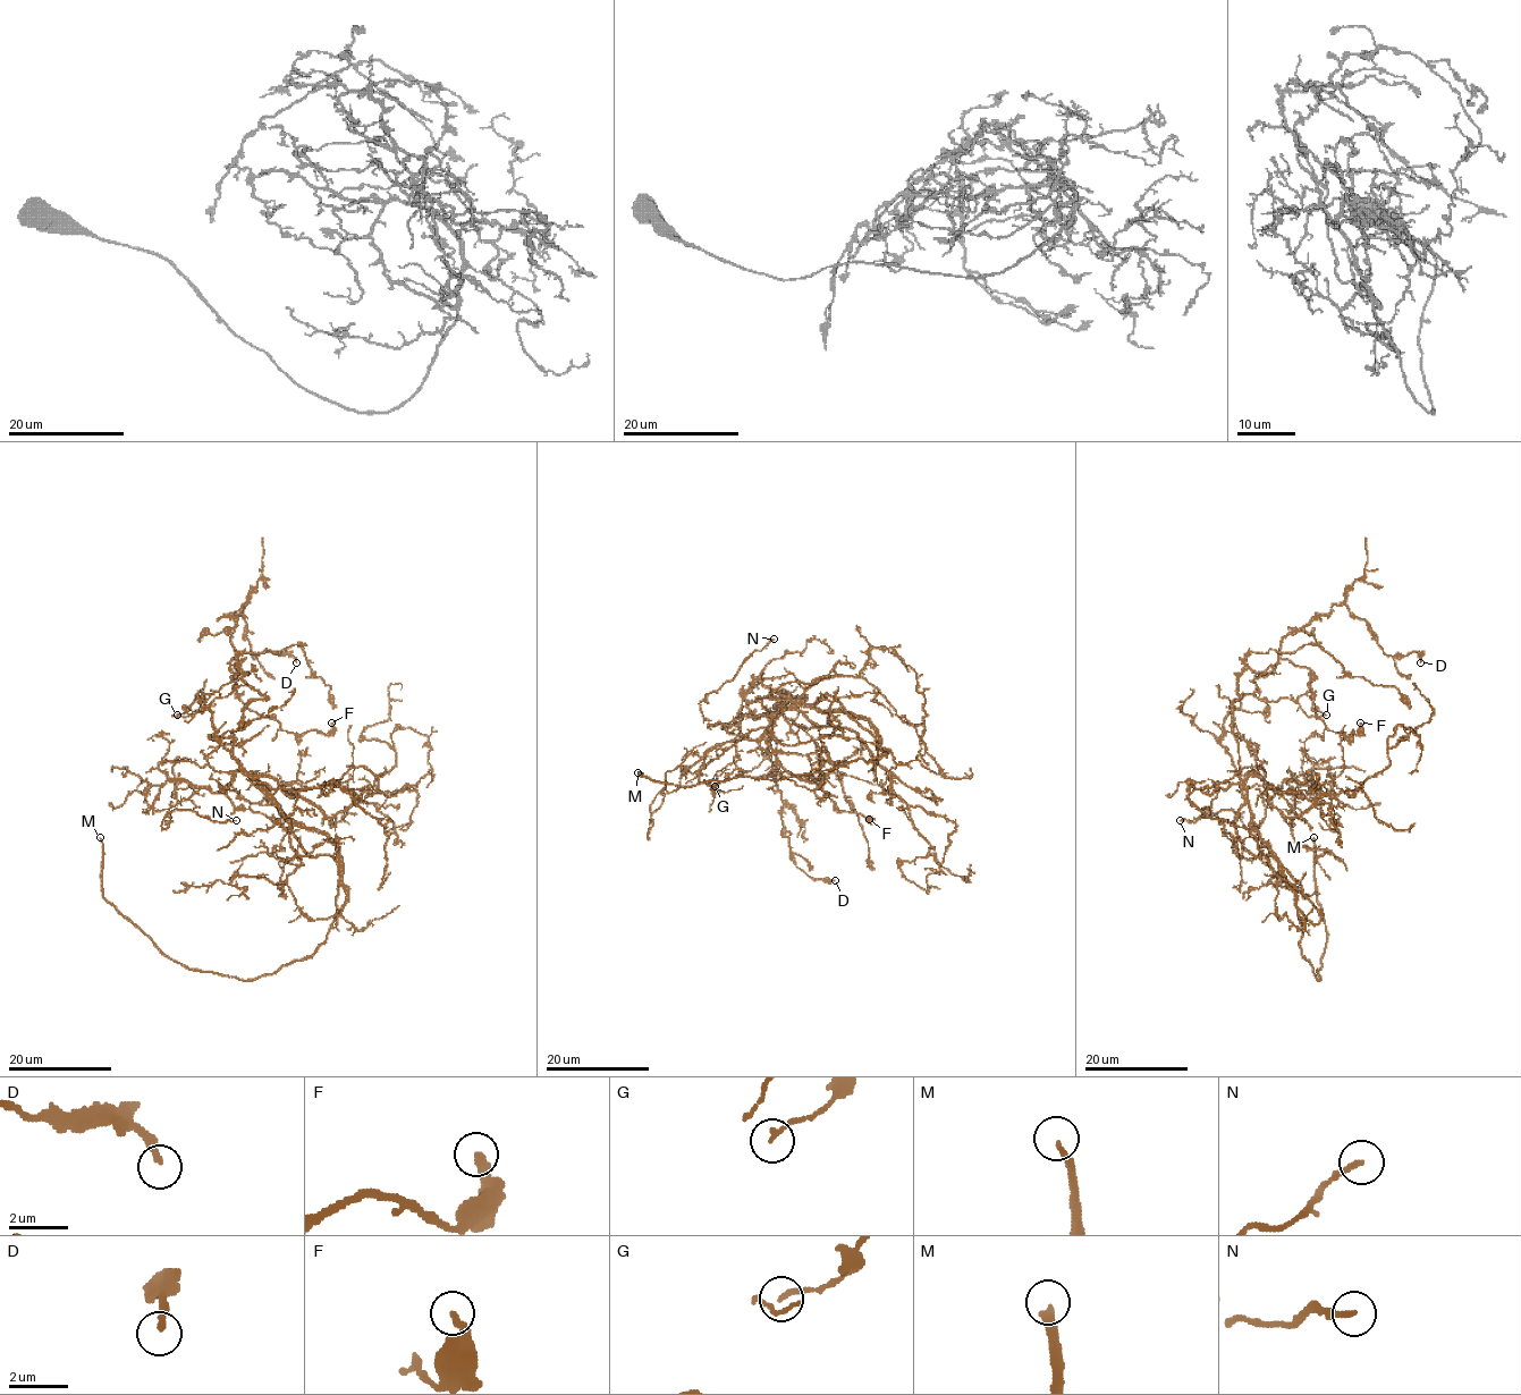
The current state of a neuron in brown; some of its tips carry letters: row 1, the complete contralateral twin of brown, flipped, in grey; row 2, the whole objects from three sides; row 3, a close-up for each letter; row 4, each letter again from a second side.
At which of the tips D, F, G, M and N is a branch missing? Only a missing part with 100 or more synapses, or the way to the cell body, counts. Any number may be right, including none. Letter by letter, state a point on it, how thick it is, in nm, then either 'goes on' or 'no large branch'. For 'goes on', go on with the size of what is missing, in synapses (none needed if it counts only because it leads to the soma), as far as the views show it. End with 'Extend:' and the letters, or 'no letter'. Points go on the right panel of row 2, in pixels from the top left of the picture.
D: at (1420, 662); 200 nm thick; no large branch
F: at (1360, 723); 280 nm thick; no large branch
G: at (1326, 715); 110 nm thick; no large branch
M: at (1314, 837); 260 nm thick; goes on
N: at (1180, 820); 170 nm thick; no large branch
Extend: M

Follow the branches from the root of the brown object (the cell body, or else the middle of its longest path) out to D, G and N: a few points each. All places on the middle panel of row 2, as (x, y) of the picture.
D: (831, 712), (772, 692), (803, 699), (780, 699), (767, 758), (791, 859), (835, 880)
G: (831, 712), (803, 708), (770, 691), (759, 681), (753, 682), (741, 711), (735, 768), (715, 786)
N: (831, 712), (795, 703), (754, 740), (732, 734), (721, 723), (707, 725), (700, 703), (774, 639)

